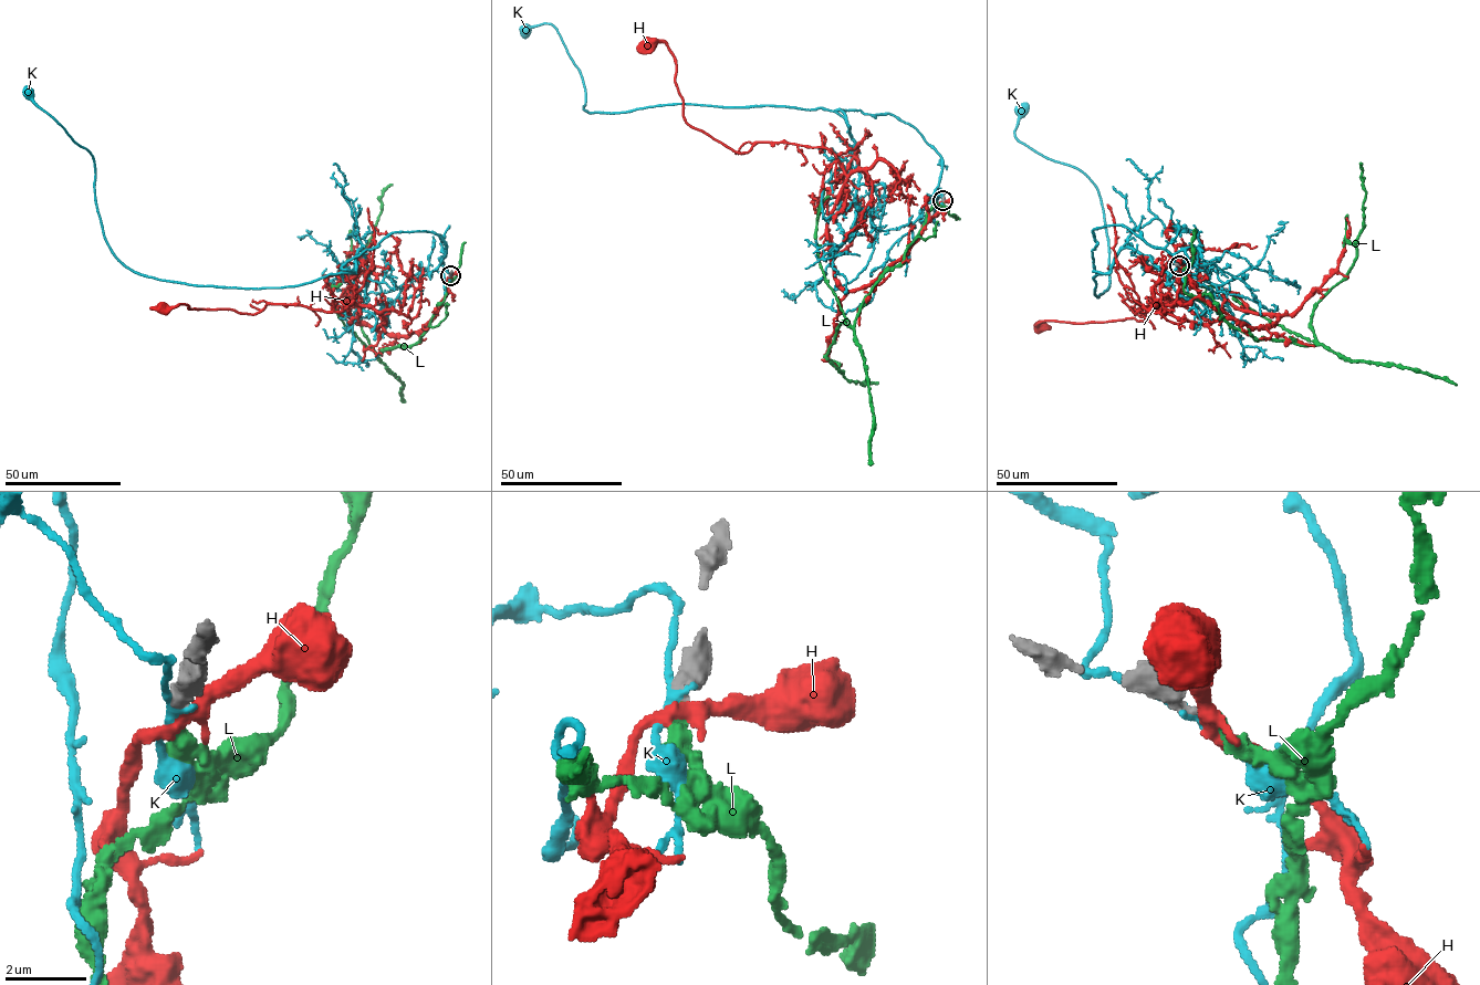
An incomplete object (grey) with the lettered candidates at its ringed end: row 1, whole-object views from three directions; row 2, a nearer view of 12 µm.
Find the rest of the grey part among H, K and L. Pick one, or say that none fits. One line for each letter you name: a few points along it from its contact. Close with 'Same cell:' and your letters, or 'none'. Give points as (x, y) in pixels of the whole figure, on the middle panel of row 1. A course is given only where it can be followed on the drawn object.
L: course (942, 200), (903, 260), (873, 286), (855, 323), (838, 325), (827, 354), (847, 380), (878, 381)
Same cell: L

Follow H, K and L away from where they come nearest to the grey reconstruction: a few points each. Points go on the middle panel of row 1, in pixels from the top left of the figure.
H: (942, 200), (900, 258), (845, 290), (827, 239), (836, 156), (736, 152), (692, 128), (673, 53), (652, 45)
K: (942, 200), (934, 195), (942, 159), (893, 115), (679, 104), (589, 113), (579, 69), (556, 30), (524, 29)
L: (942, 200), (903, 260), (873, 286), (855, 323), (838, 325), (827, 354), (847, 380), (878, 381)

